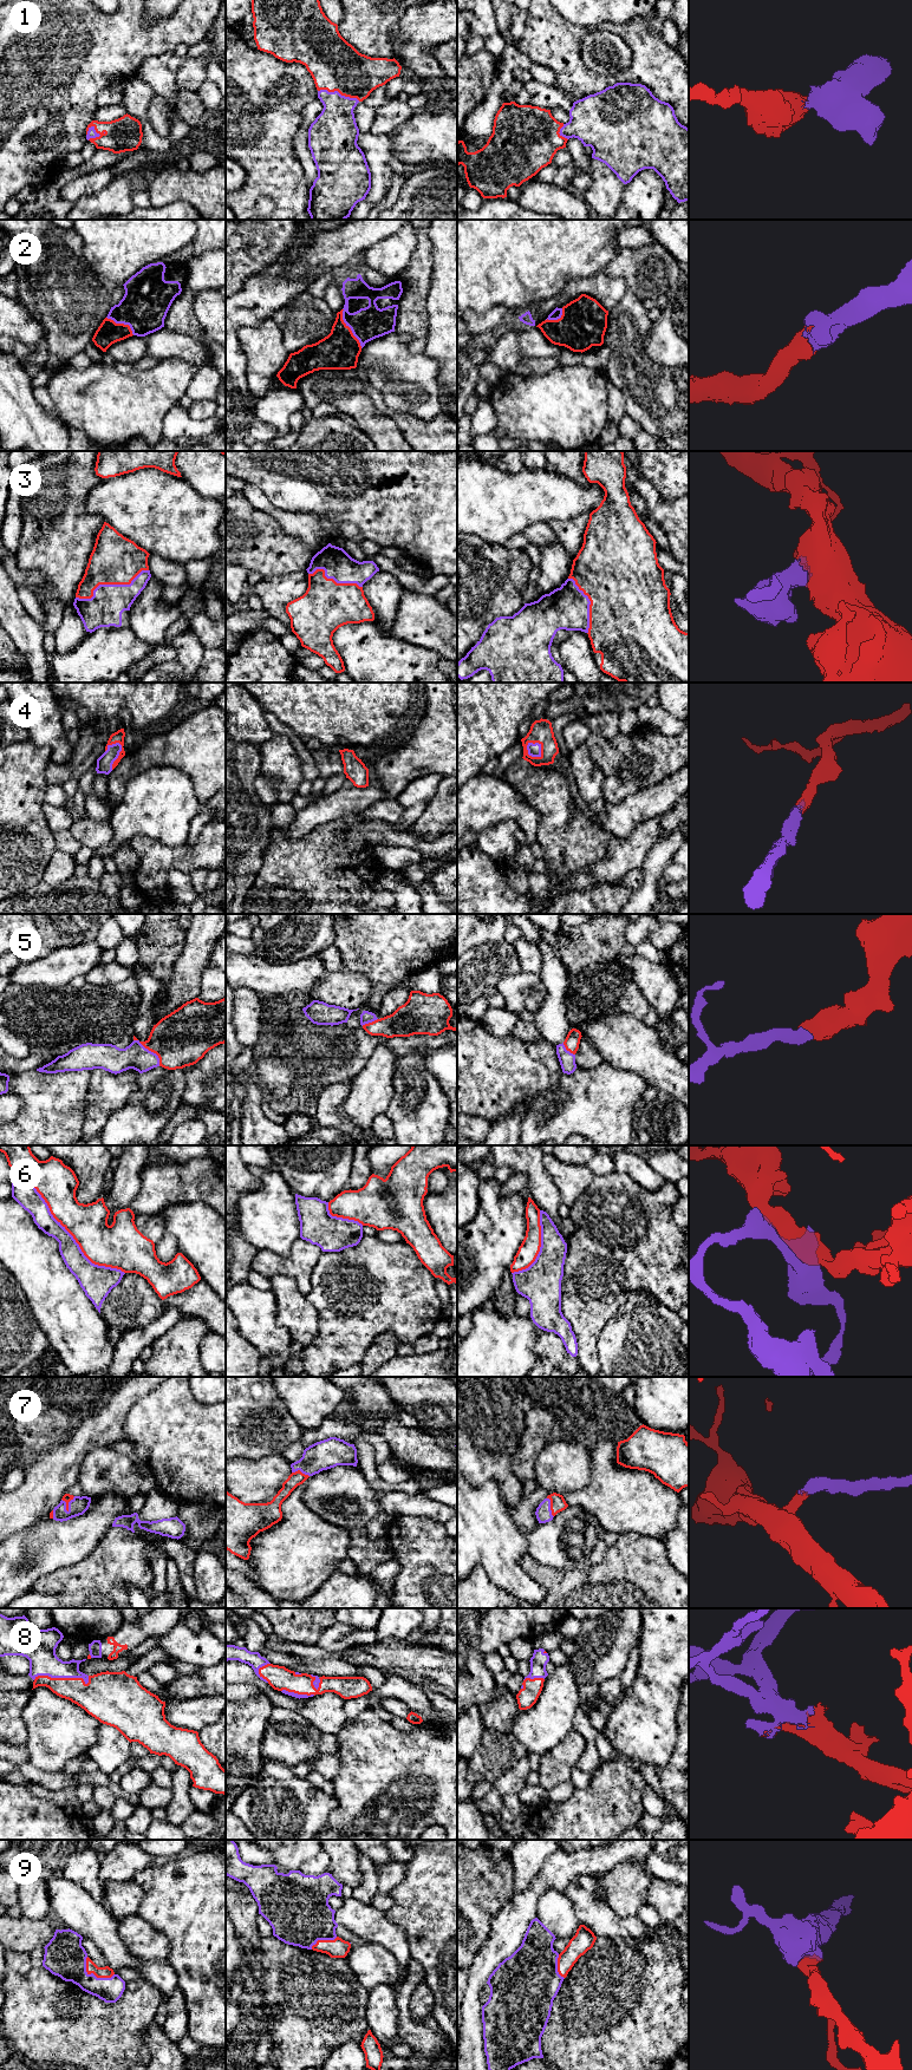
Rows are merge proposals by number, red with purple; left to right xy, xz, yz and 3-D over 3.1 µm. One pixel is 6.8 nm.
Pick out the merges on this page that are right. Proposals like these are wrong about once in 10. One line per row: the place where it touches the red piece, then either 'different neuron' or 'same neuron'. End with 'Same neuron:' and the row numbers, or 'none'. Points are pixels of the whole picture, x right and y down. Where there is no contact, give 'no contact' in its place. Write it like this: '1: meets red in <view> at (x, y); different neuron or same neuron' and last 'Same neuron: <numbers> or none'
1: meets red in xz at (339, 92); same neuron
2: meets red in xz at (350, 328); same neuron
3: meets red in xy at (110, 583); same neuron
4: meets red in yz at (541, 745); same neuron
5: meets red in xy at (150, 1050); same neuron
6: meets red in xy at (67, 1231); different neuron
7: meets red in xy at (67, 1504); same neuron
8: meets red in xy at (63, 1678); same neuron
9: meets red in xy at (93, 1973); same neuron
Same neuron: 1, 2, 3, 4, 5, 7, 8, 9

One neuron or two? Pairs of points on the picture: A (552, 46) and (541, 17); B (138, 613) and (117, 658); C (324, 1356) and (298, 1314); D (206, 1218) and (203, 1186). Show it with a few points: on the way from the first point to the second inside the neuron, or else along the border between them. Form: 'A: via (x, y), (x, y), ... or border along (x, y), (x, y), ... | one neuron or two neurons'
A: via (549, 39), (544, 24) | one neuron
B: border along (129, 626), (138, 638), (154, 645) | two neurons
C: border along (319, 1312), (319, 1333), (305, 1345) | two neurons
D: border along (177, 1203), (203, 1201), (213, 1208) | two neurons

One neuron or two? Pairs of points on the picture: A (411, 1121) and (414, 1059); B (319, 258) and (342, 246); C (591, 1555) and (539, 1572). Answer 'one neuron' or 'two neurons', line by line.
A: one neuron
B: one neuron
C: two neurons

